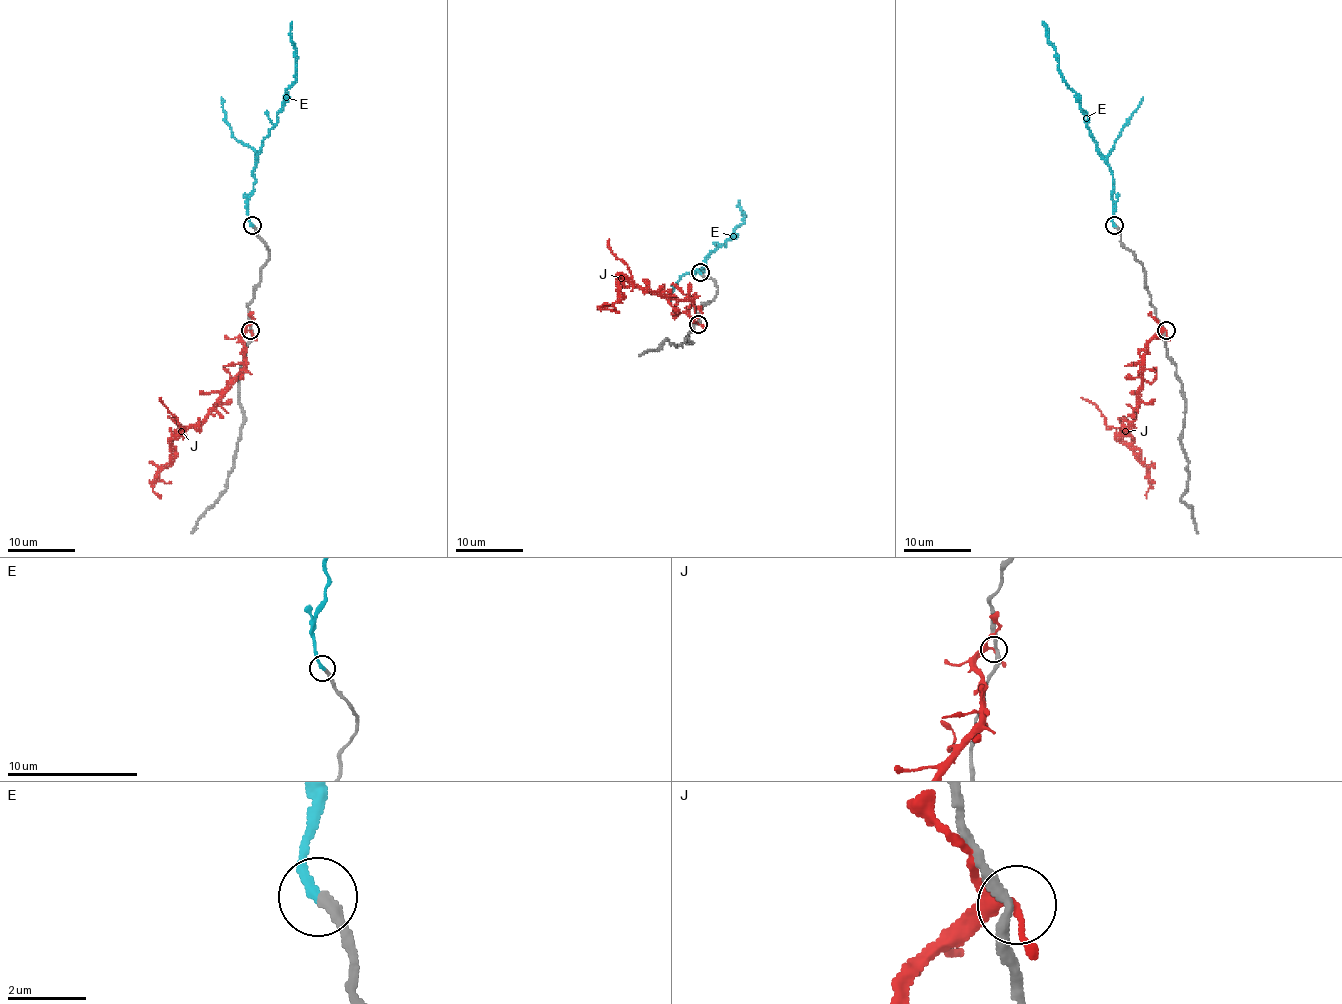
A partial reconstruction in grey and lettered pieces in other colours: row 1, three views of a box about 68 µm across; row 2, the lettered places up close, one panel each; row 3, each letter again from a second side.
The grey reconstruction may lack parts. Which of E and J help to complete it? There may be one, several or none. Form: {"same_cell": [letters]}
{"same_cell": ["E"]}

